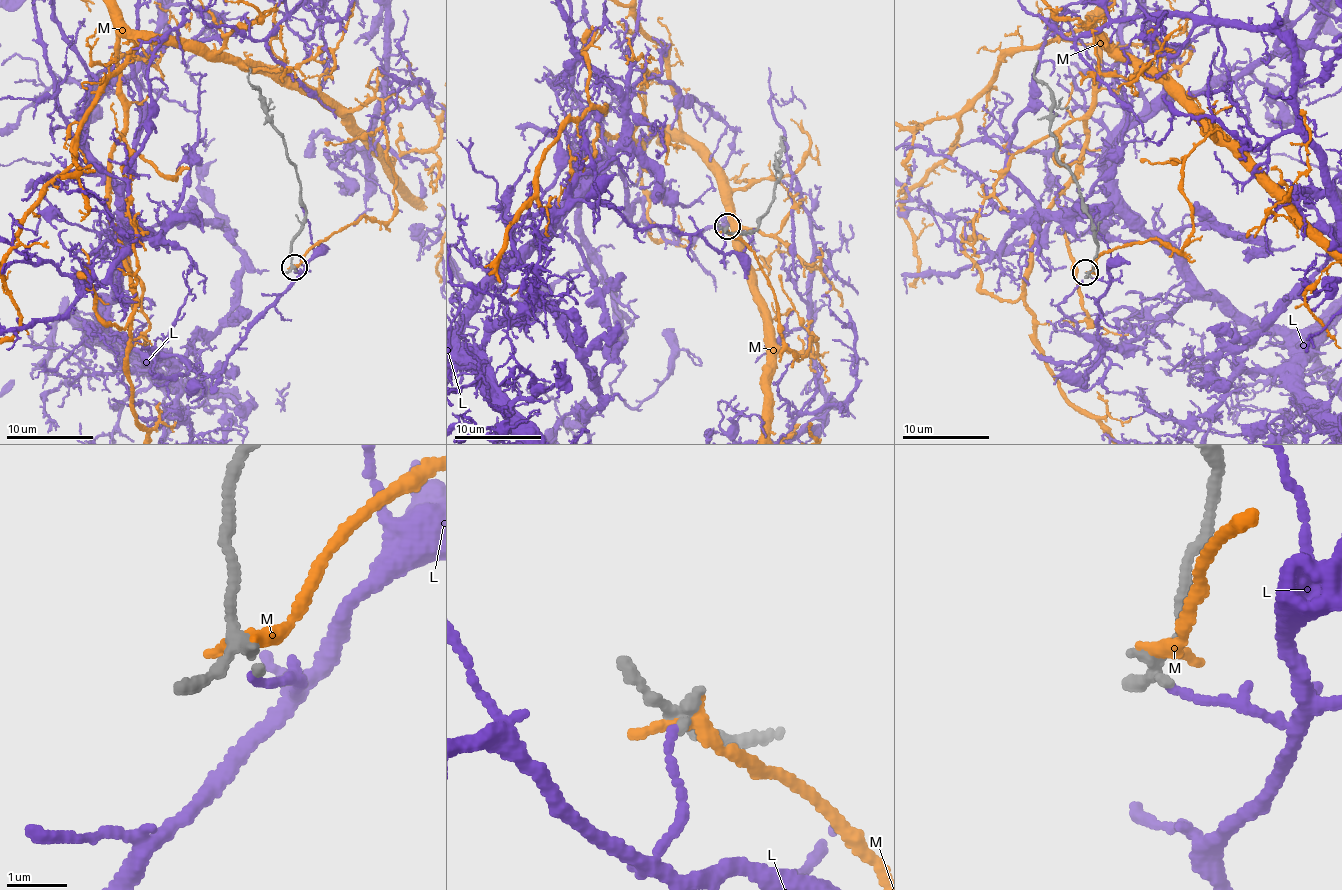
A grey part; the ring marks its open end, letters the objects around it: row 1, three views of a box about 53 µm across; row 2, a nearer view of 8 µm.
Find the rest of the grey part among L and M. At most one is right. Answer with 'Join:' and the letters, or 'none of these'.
Join: none of these

